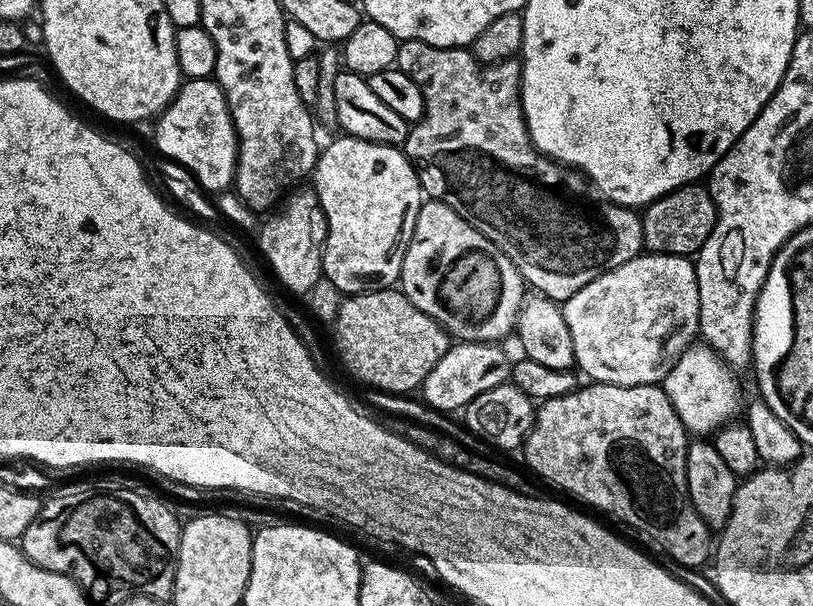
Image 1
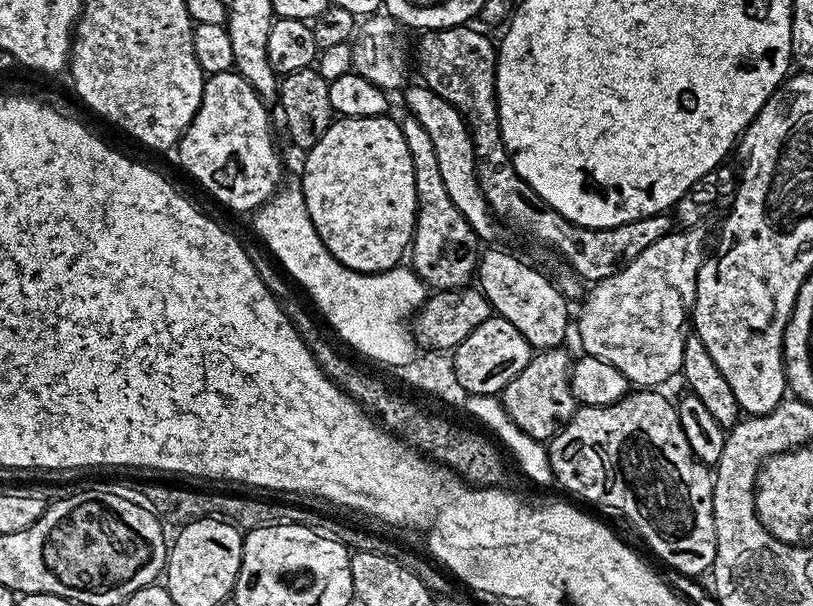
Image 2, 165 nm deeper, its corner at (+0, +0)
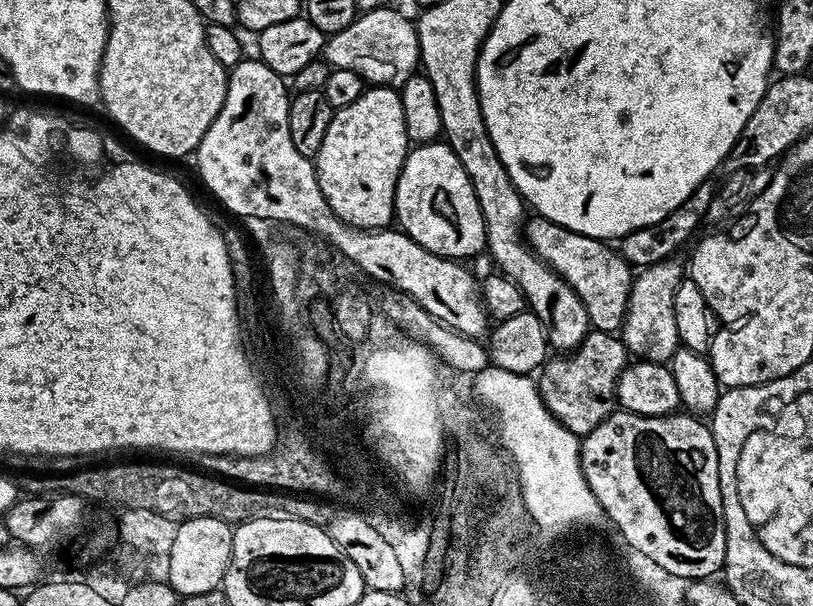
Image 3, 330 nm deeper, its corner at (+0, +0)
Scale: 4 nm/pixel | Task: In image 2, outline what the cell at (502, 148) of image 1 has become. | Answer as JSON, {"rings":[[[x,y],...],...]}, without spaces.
{"rings":[[[461,26],[459,28],[434,28],[419,33],[420,45],[414,48],[414,64],[420,67],[419,79],[425,88],[434,90],[442,98],[446,98],[464,115],[464,120],[472,134],[474,150],[476,151],[476,181],[480,184],[480,193],[484,201],[492,210],[492,215],[497,221],[509,224],[517,228],[524,236],[533,236],[540,244],[553,248],[566,263],[571,271],[581,281],[595,282],[610,278],[616,272],[621,272],[626,265],[634,262],[642,250],[654,246],[658,238],[673,231],[674,220],[671,215],[661,214],[658,216],[644,216],[641,220],[626,222],[617,228],[583,228],[577,224],[571,224],[562,214],[554,211],[541,196],[529,186],[523,178],[516,173],[514,166],[508,157],[508,151],[500,137],[500,119],[498,118],[498,106],[496,105],[496,54],[498,51],[494,40],[475,32],[472,26]]]}

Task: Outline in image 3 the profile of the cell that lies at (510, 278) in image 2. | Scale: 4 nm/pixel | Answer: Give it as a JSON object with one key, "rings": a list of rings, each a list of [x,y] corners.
{"rings":[[[420,142],[409,151],[396,187],[394,220],[410,238],[414,238],[414,242],[418,242],[418,246],[439,256],[448,256],[451,260],[476,256],[486,248],[486,226],[482,210],[478,206],[478,198],[474,194],[474,186],[470,186],[470,178],[466,170],[462,170],[458,154],[454,154],[454,150],[446,142]]]}

